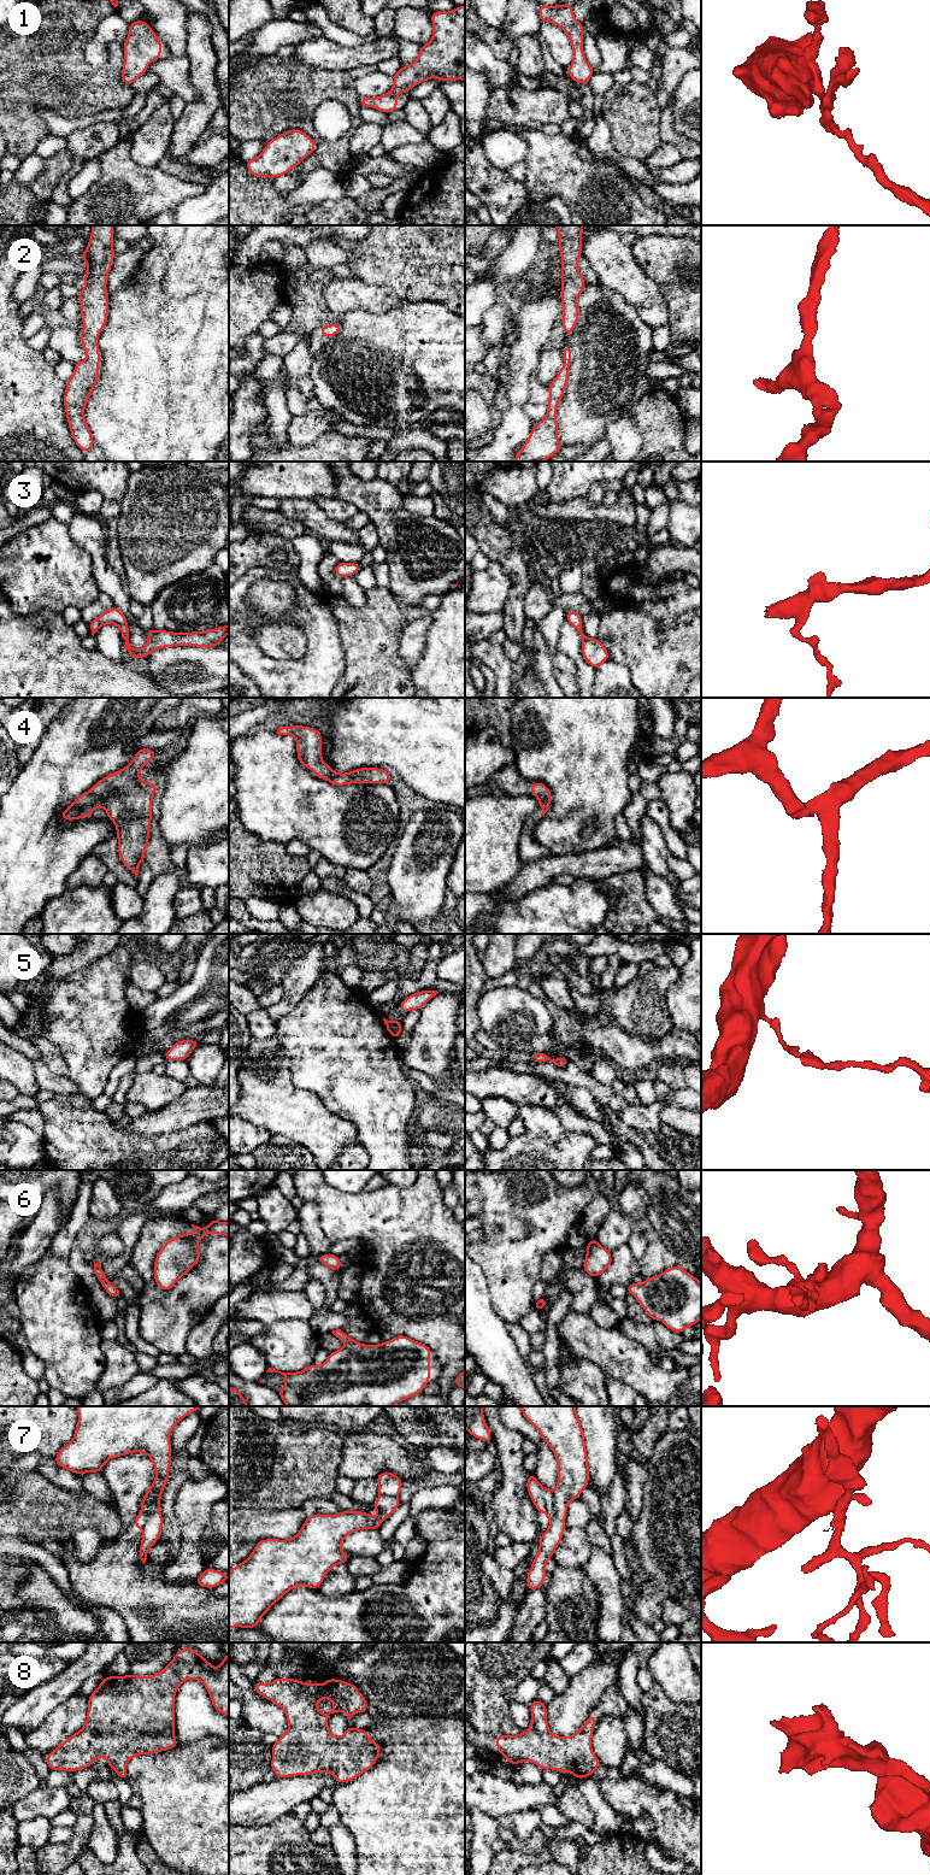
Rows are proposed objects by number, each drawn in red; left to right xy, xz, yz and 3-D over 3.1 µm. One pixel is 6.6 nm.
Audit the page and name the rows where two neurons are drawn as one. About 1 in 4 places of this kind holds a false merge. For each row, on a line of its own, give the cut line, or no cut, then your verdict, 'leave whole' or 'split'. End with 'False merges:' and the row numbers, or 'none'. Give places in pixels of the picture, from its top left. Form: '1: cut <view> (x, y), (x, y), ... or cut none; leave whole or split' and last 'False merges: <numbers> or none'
1: cut none; leave whole
2: cut none; leave whole
3: cut none; leave whole
4: cut xy (89, 791), (101, 801), (104, 807); split
5: cut none; leave whole
6: cut none; leave whole
7: cut yz (553, 1491), (553, 1517), (549, 1521); split
8: cut none; leave whole
False merges: 4, 7

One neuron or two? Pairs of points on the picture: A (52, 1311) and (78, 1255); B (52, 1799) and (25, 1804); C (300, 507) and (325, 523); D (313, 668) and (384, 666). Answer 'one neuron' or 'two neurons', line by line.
A: two neurons
B: one neuron
C: one neuron
D: two neurons

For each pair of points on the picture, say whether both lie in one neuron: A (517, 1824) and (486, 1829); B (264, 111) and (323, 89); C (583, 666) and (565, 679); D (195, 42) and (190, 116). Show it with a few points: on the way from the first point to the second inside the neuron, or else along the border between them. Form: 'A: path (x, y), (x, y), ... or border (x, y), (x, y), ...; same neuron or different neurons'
A: border (498, 1818), (501, 1824); different neurons
B: path (278, 97), (296, 89), (308, 89); same neuron
C: border (558, 651), (567, 654), (574, 660), (578, 685); different neurons
D: path (202, 62), (206, 99); same neuron

